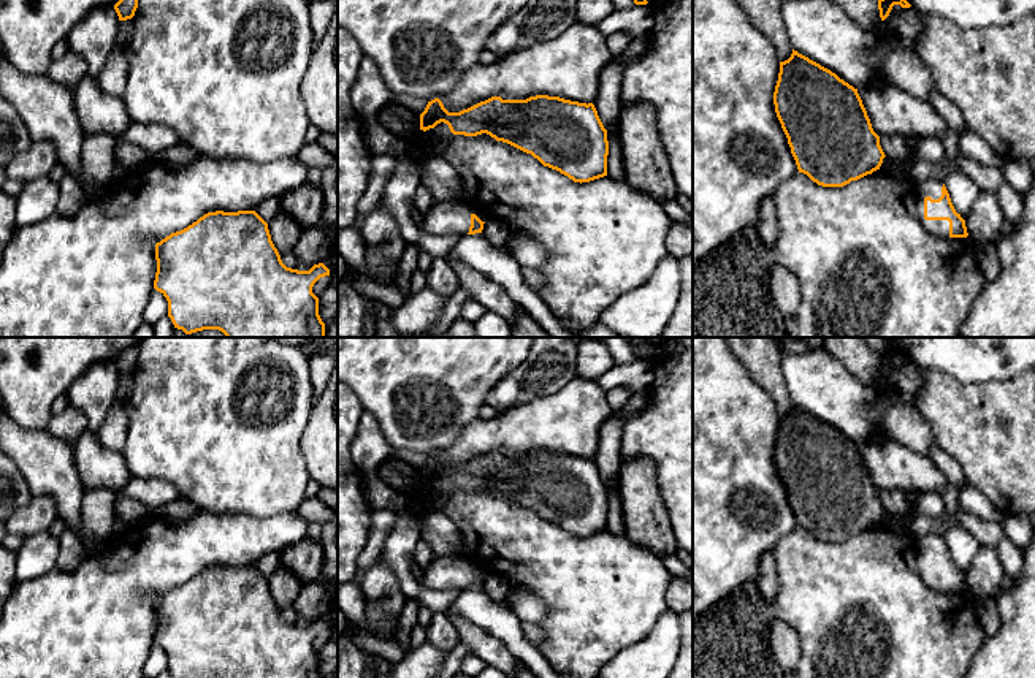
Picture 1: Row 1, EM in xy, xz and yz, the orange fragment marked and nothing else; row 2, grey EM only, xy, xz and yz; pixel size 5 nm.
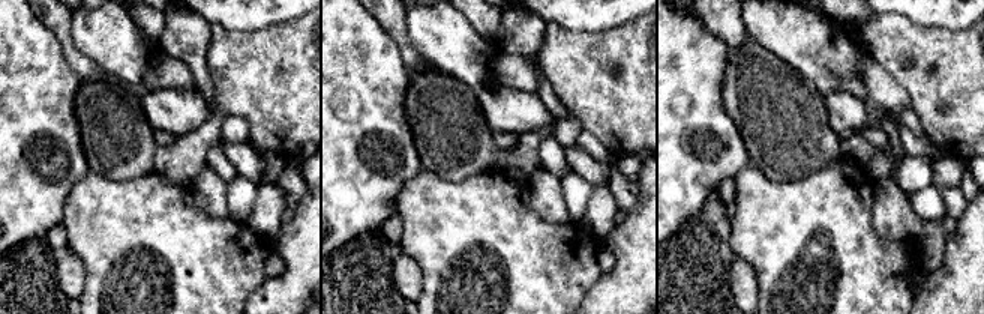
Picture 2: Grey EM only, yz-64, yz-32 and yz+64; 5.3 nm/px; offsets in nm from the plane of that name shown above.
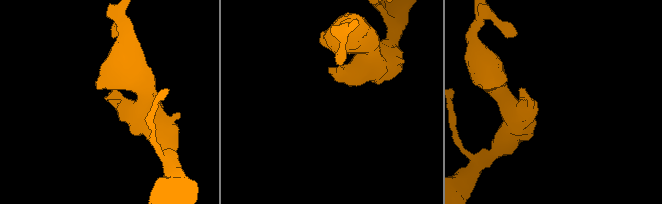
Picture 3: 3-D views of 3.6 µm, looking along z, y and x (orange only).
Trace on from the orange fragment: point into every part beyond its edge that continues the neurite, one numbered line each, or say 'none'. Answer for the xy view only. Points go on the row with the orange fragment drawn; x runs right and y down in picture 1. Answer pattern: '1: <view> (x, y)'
none

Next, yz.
1: yz (940, 228)

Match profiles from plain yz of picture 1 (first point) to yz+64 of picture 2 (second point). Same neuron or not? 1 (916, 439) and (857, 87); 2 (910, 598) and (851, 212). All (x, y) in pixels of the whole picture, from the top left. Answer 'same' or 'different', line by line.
1: different
2: same

